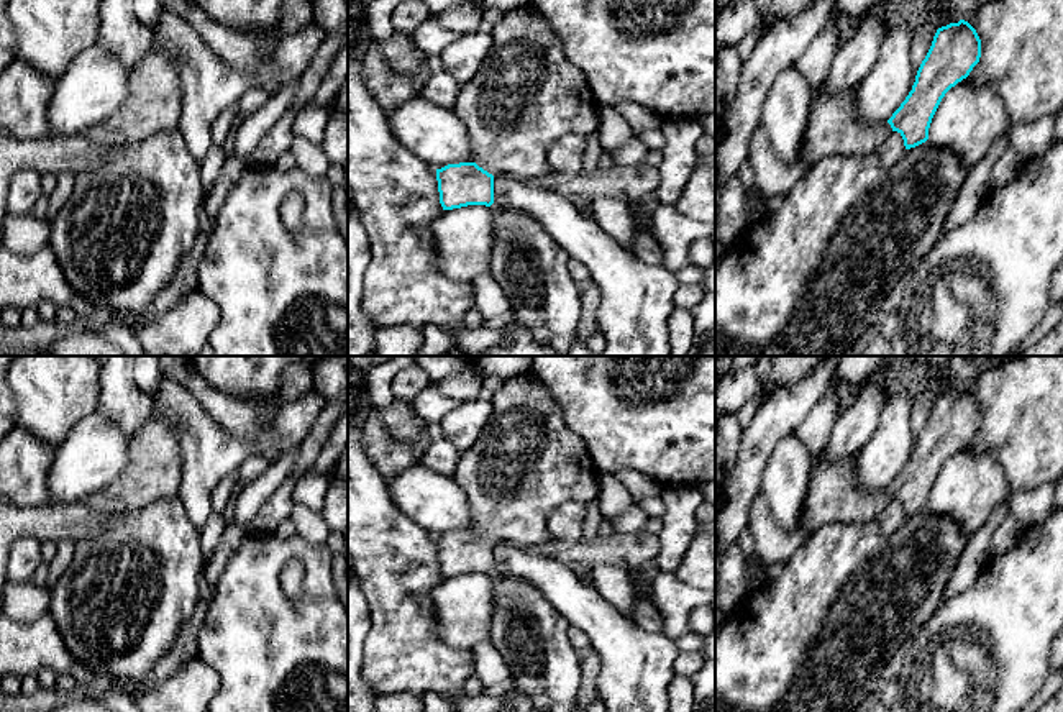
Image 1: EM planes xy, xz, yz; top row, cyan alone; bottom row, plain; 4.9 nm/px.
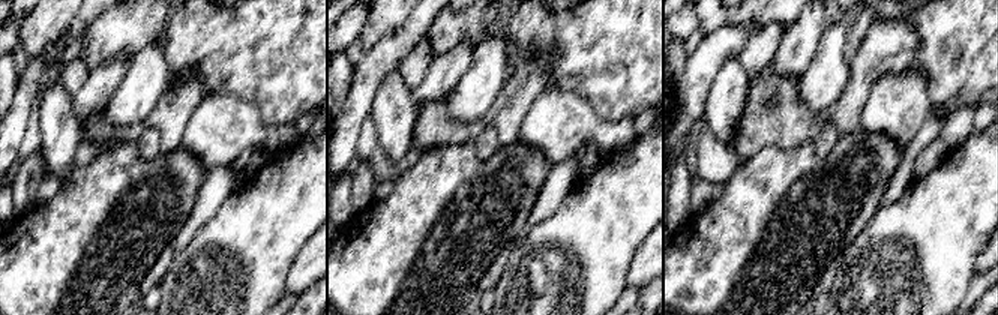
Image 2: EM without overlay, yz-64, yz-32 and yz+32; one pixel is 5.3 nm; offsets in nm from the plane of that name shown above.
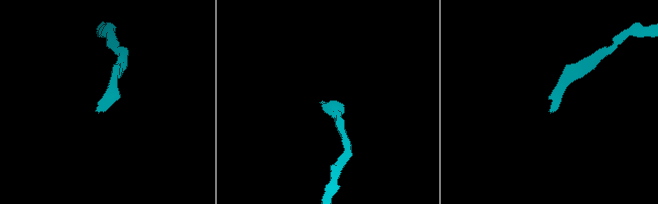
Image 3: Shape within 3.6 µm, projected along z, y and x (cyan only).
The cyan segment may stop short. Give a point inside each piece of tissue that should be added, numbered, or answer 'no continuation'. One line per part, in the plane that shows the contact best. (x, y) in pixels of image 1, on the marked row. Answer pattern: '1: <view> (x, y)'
1: xz (525, 95)

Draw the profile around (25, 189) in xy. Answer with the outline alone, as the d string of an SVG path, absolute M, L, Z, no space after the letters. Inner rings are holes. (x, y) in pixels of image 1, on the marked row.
M20 171L13 176L8 187L7 212L28 215L41 195L41 176L36 171Z

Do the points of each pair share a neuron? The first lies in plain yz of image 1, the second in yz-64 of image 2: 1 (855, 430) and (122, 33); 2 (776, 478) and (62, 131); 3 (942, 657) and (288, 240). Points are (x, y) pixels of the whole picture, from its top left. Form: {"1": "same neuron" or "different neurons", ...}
{"1": "different neurons", "2": "same neuron", "3": "same neuron"}

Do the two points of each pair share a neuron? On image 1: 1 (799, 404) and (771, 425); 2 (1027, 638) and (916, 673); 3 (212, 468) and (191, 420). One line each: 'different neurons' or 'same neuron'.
1: same neuron
2: same neuron
3: same neuron

